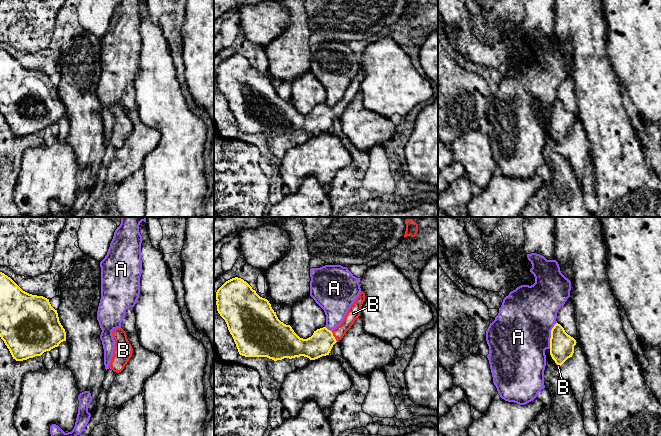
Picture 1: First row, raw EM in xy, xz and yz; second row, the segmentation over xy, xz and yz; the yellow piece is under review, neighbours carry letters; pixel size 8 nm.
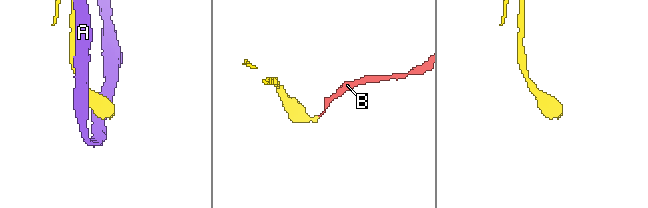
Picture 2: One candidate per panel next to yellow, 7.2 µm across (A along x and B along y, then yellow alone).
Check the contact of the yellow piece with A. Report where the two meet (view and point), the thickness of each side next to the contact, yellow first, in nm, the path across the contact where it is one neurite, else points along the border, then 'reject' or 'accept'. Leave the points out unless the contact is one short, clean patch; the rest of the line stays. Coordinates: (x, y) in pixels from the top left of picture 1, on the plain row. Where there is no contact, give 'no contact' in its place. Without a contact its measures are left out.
contact yz (551, 111); calibres 190 and 480 nm; reject

